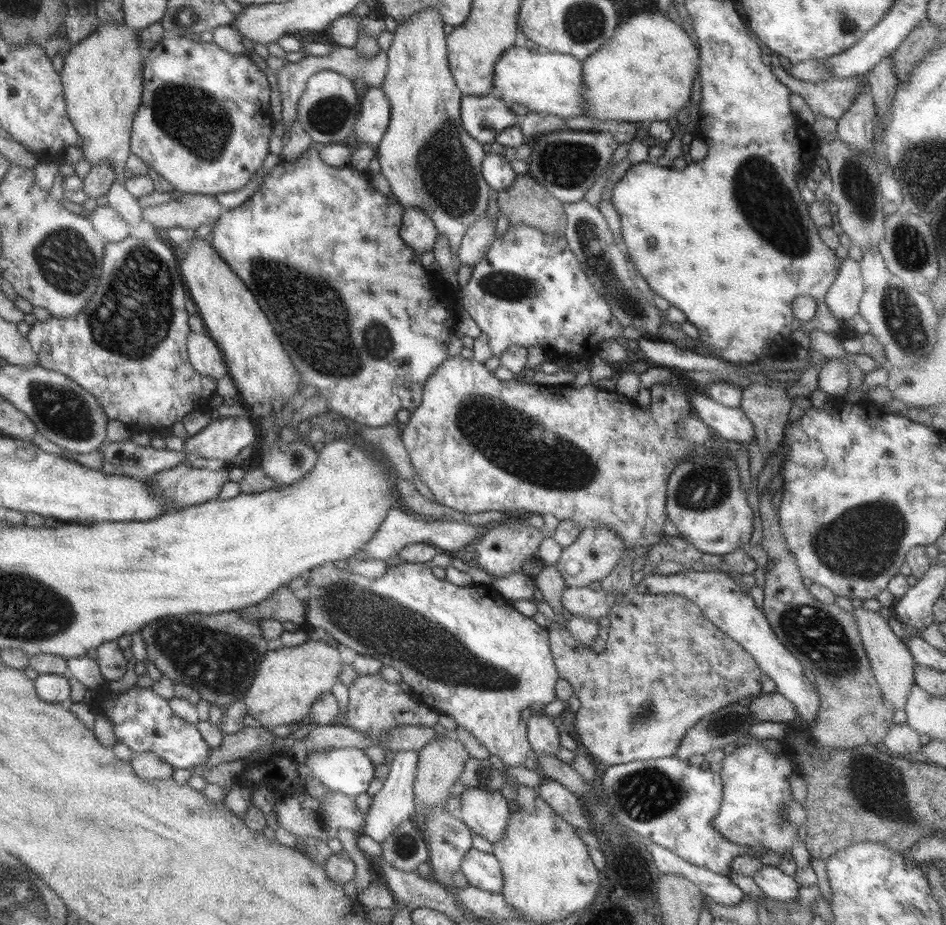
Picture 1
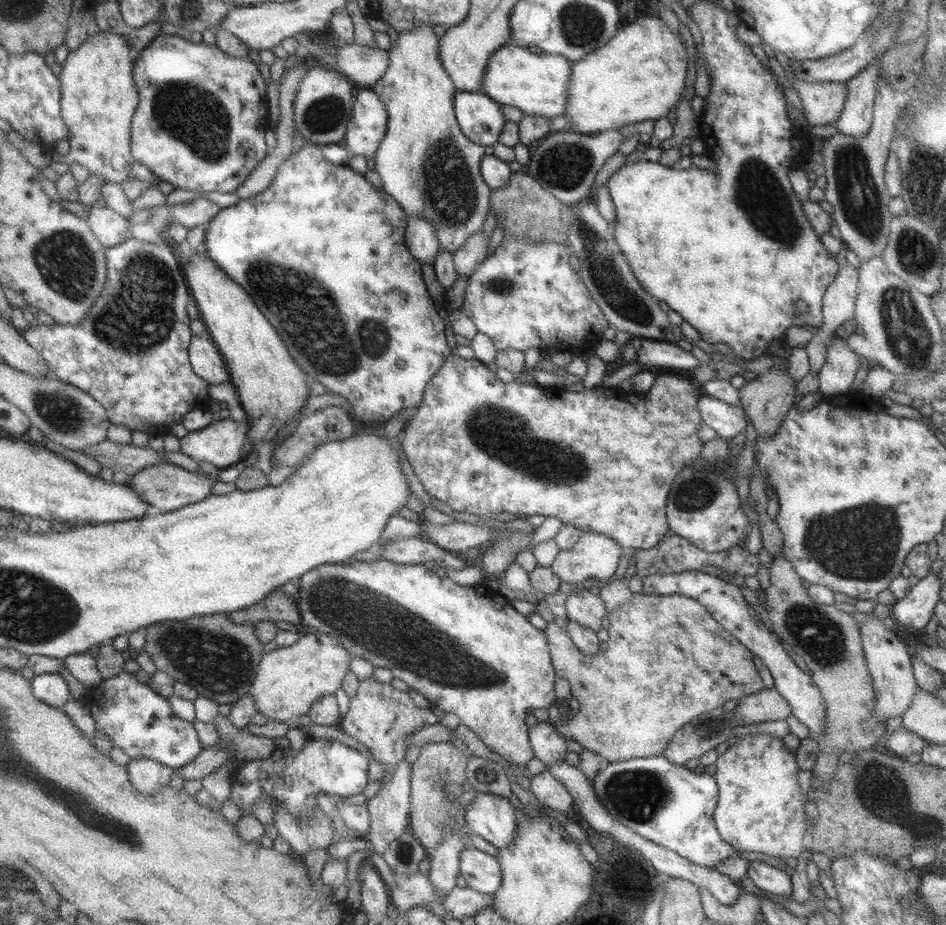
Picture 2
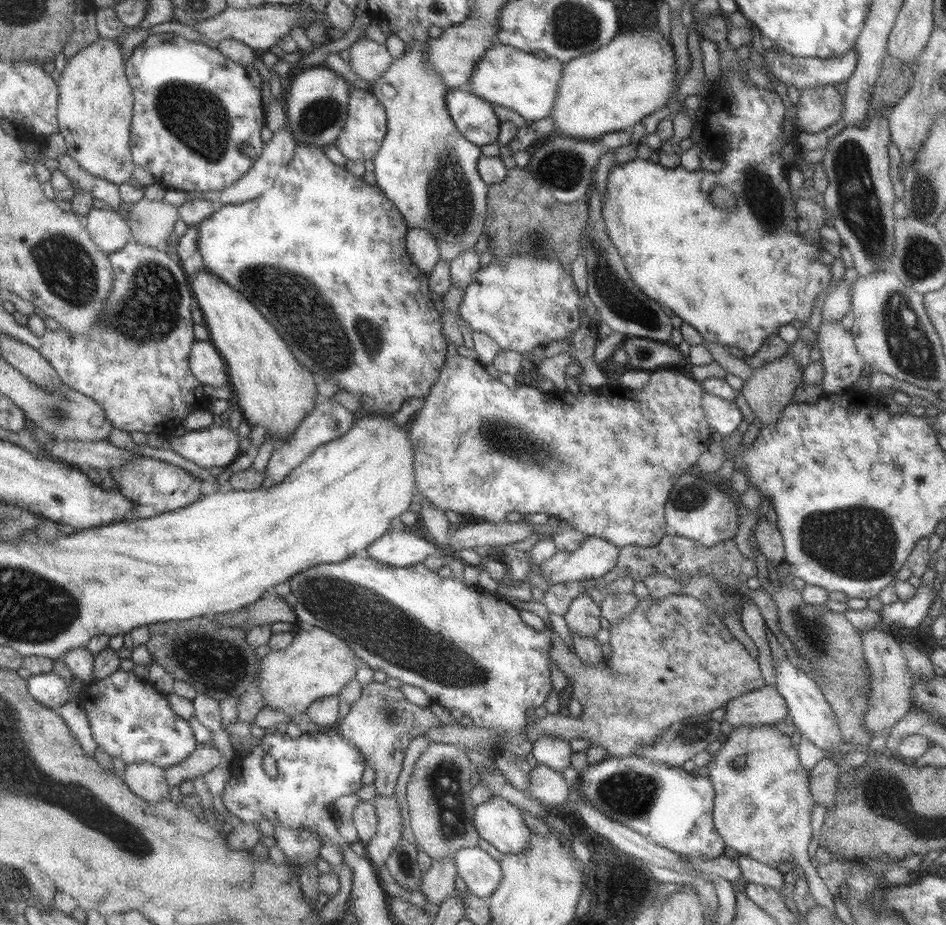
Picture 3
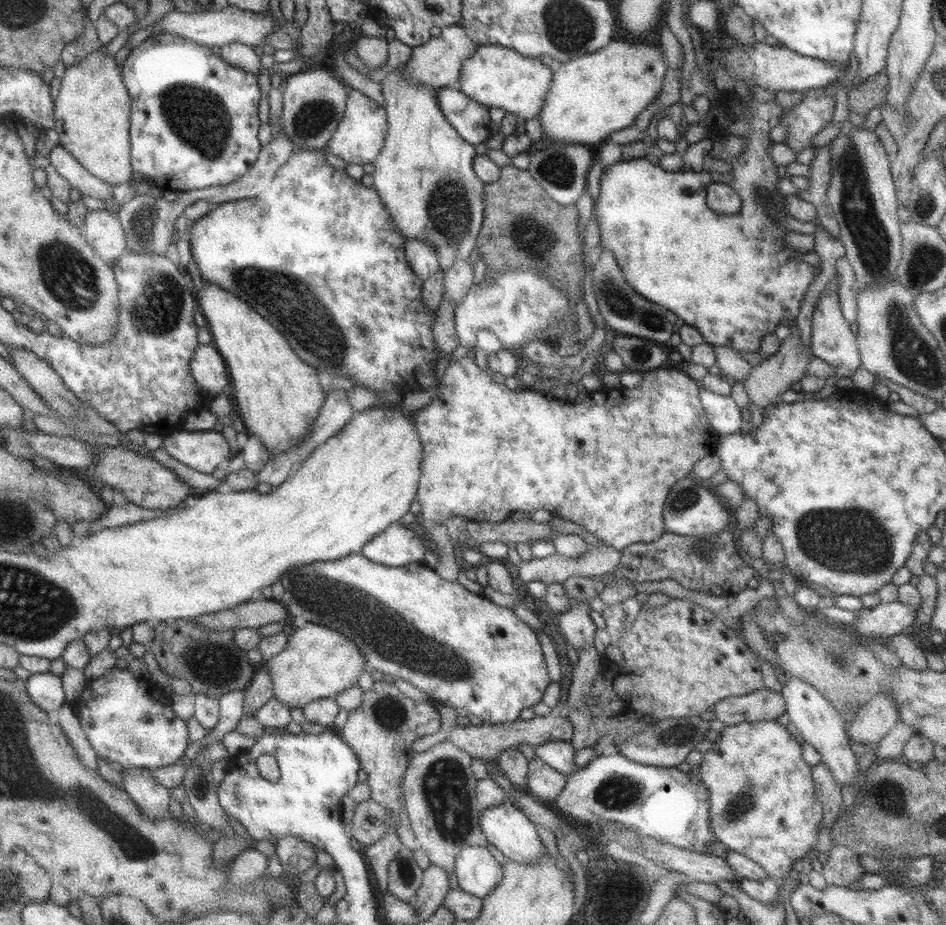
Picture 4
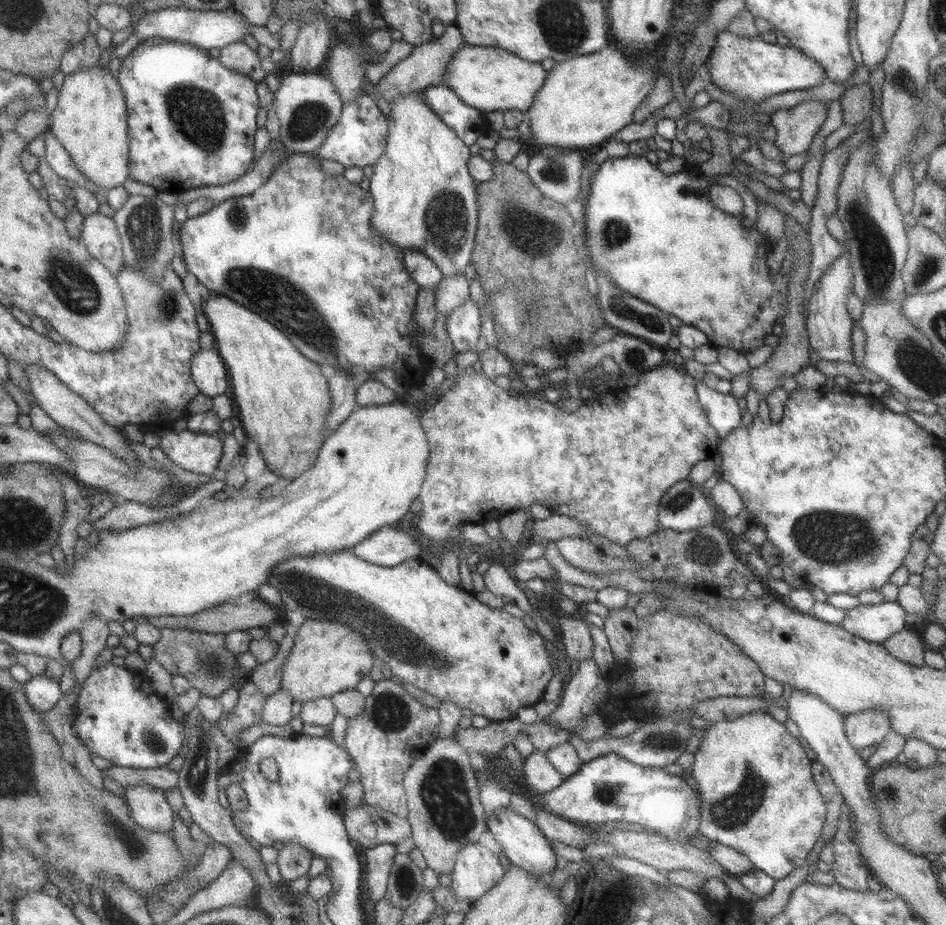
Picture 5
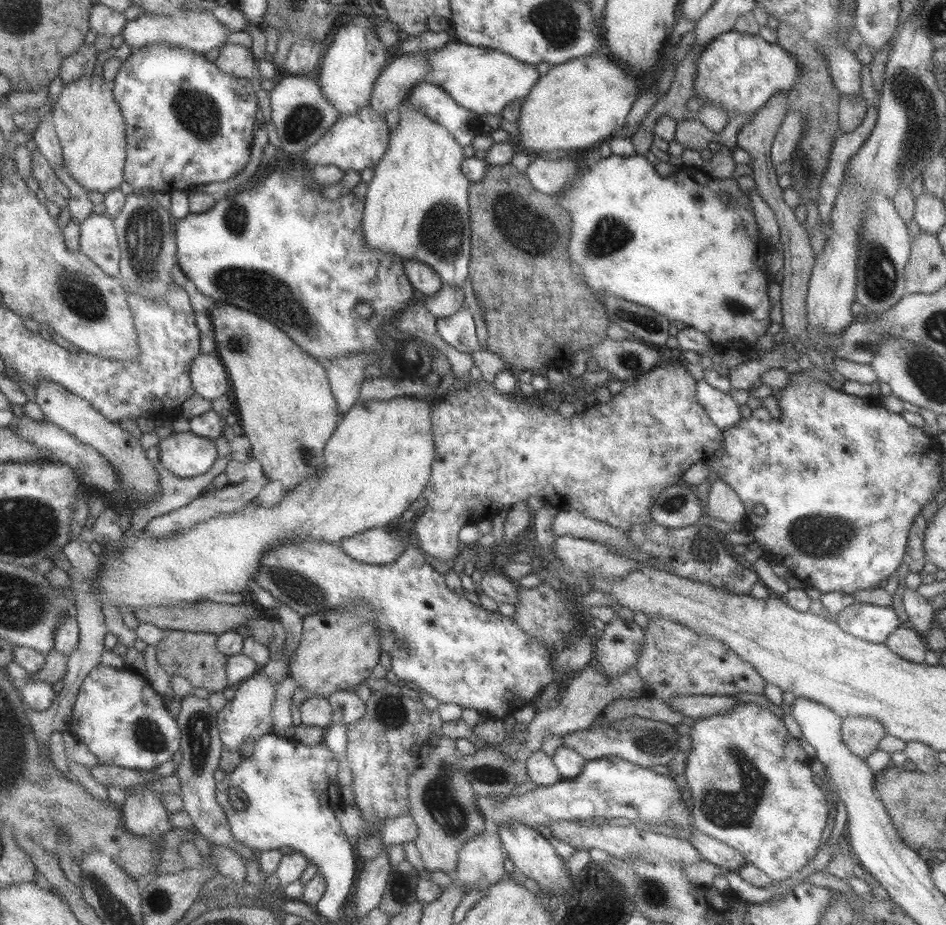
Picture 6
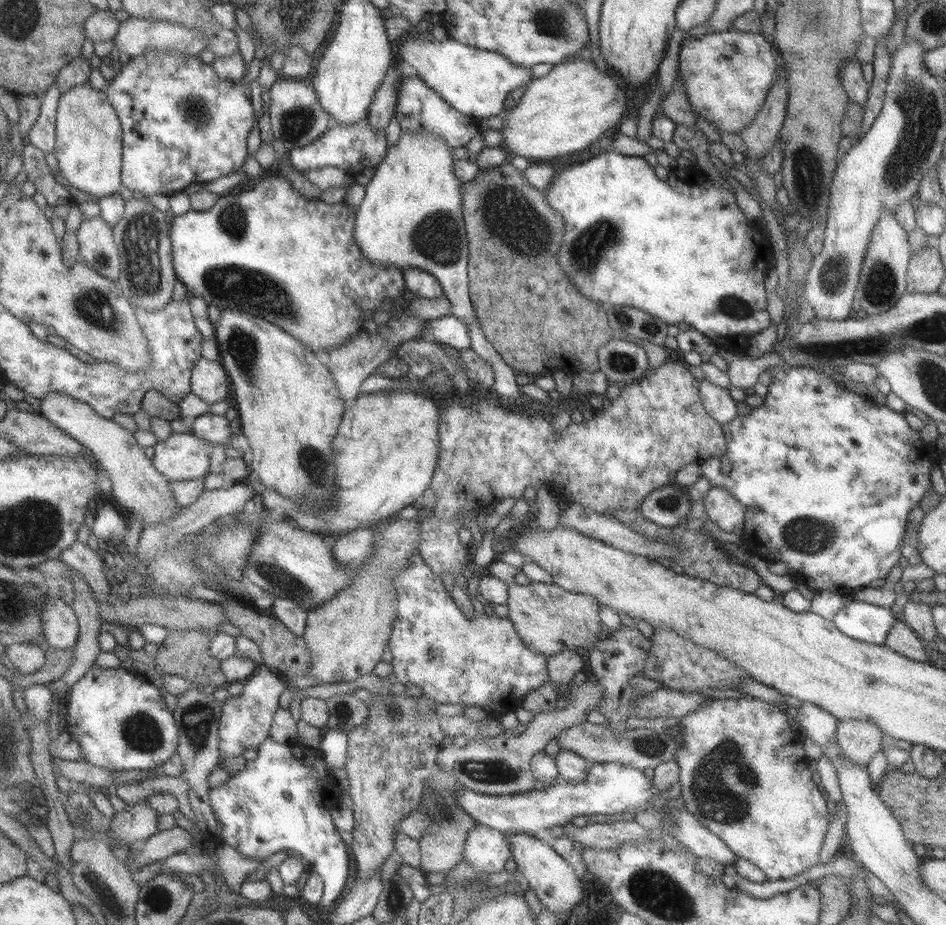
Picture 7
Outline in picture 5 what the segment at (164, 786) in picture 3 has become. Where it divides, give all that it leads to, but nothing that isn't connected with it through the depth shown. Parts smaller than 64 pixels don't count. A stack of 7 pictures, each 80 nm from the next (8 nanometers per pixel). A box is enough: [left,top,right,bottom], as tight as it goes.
[124,784,173,833]

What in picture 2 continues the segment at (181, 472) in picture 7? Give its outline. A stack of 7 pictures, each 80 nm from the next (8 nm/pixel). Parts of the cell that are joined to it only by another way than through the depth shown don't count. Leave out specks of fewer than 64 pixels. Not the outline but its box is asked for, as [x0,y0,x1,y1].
[178,419,250,470]

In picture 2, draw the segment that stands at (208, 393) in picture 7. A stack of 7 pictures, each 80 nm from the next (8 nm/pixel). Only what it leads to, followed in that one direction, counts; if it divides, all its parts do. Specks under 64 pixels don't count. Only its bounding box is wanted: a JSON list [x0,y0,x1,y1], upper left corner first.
[188,336,229,384]

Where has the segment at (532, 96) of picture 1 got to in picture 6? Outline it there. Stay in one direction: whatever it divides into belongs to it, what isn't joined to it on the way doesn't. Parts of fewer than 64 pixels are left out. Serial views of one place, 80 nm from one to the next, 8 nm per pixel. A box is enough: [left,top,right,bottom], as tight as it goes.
[424,41,539,115]

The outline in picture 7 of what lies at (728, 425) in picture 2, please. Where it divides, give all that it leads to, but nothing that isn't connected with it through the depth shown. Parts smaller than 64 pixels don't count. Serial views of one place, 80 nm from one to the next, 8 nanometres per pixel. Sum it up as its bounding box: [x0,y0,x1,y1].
[698,379,737,425]

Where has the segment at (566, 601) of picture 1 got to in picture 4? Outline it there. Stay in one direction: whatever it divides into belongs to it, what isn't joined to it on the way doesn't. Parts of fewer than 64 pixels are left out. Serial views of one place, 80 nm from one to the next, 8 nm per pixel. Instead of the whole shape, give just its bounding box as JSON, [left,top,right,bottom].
[557,601,595,655]

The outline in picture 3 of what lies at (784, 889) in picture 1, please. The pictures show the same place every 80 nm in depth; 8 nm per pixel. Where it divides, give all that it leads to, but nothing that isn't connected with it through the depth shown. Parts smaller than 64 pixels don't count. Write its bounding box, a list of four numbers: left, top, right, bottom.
[735,855,784,892]

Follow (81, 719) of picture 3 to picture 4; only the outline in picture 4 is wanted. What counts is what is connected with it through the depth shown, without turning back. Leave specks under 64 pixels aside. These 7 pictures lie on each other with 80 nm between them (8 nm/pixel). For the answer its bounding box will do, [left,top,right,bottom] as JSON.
[58,703,96,771]

